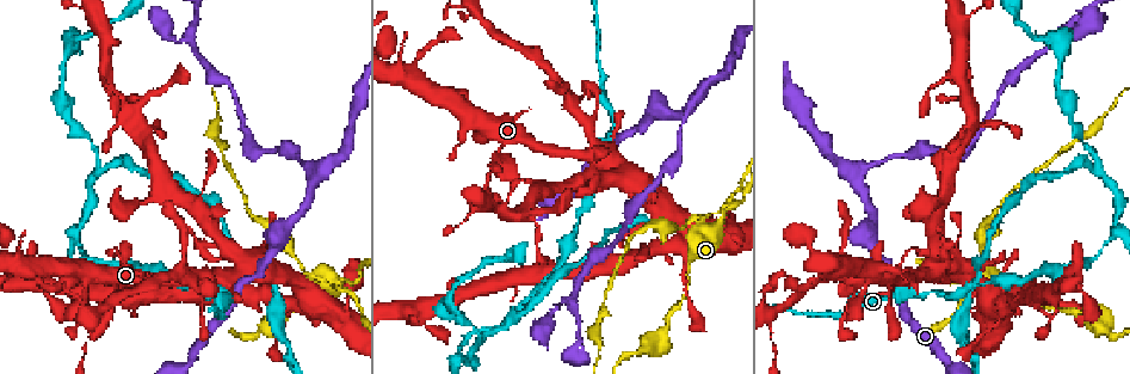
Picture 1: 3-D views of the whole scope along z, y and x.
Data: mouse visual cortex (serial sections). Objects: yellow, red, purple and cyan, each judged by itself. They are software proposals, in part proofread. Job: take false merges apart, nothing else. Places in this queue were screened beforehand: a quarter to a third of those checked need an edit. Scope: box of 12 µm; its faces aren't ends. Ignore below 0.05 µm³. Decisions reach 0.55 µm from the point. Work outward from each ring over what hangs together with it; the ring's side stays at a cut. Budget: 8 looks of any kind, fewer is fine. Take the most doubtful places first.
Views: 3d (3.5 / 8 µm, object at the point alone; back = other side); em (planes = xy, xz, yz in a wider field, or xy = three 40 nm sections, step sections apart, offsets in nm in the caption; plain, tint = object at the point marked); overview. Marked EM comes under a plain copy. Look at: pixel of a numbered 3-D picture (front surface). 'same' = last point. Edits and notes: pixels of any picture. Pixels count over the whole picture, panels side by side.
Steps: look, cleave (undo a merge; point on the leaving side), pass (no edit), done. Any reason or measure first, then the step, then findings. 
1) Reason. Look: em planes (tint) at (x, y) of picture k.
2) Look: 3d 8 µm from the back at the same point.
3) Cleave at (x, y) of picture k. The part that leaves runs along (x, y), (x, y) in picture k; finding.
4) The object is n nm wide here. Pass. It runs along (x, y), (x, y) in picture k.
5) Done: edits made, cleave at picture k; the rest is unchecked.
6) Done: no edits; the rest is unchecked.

Sudden change in width. Look: 3d 8 µm at (697, 96) of picture 1.

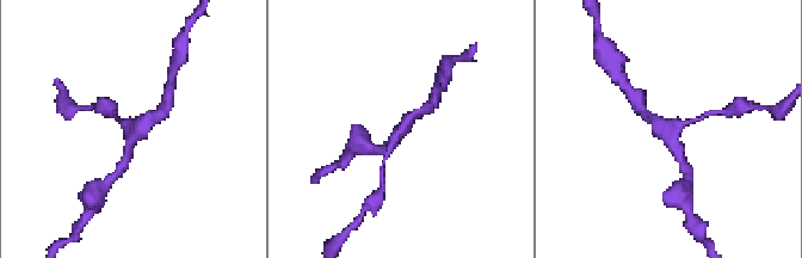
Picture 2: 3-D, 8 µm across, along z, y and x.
Zoom in. Look: 3d 3.5 µm at (136, 130) of picture 2.

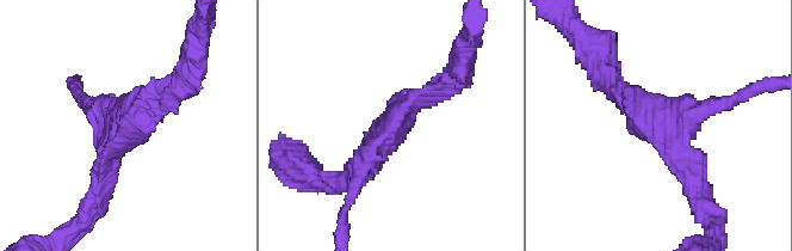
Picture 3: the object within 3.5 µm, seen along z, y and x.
Now the EM. Look: em planes (tint) at (674, 126) of picture 3.

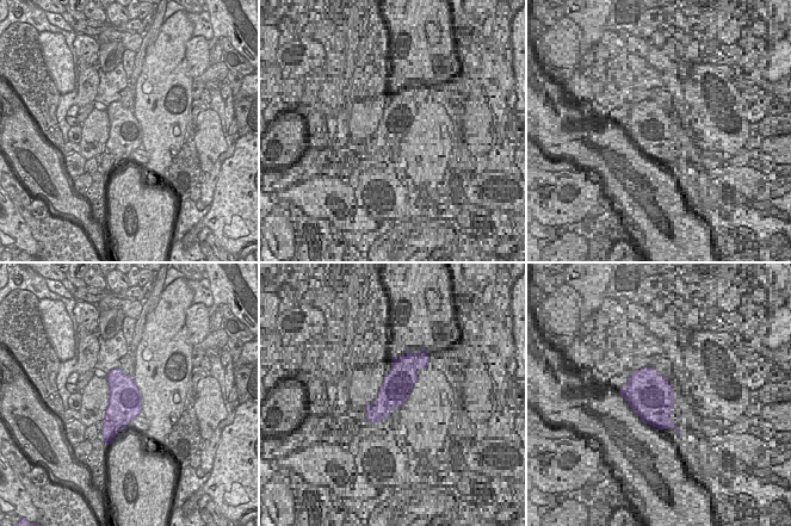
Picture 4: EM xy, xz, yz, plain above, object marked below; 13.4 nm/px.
Pass. It runs along (705, 195), (672, 122), (729, 99) in picture 3; continuous, no second cell.

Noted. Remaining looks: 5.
Thin neck. Look: 3d 3.5 µm at (303, 269) of picture 1.

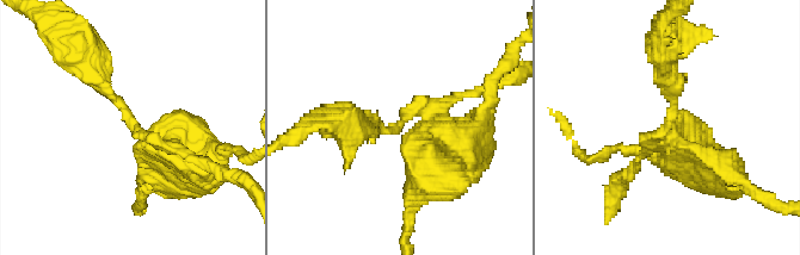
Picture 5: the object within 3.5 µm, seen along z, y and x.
The arms are 250, 450 nm wide. Look: em planes (tint) at (131, 121) of picture 5.

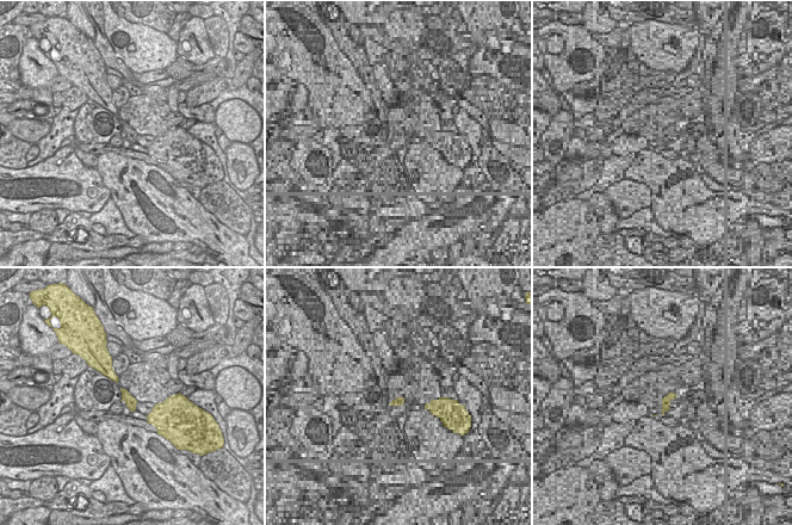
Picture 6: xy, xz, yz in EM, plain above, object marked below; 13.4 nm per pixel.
Cleave at (125, 112) of picture 5. The part that leaves runs along (159, 142), (134, 128), (86, 61) in picture 5; two cells meet here.

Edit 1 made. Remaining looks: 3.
Look: overview.

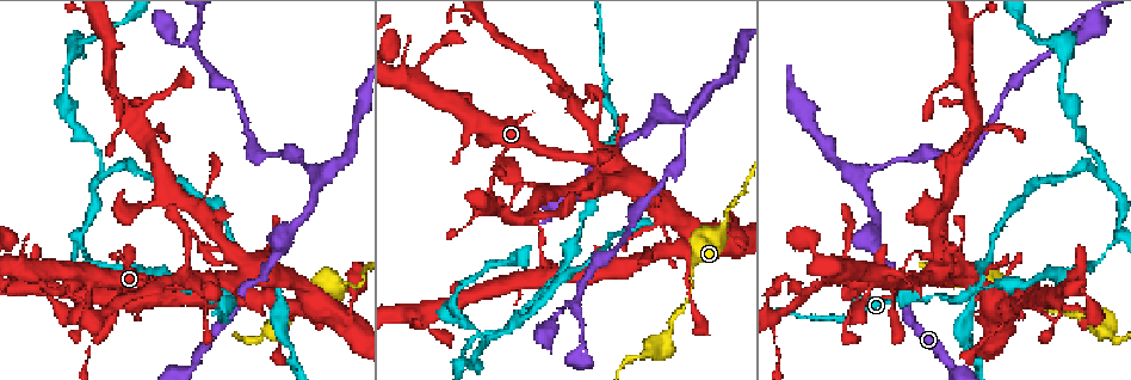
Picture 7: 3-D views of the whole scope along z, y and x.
Arms part here. Look: 3d 3.5 µm at (81, 236) of picture 7.

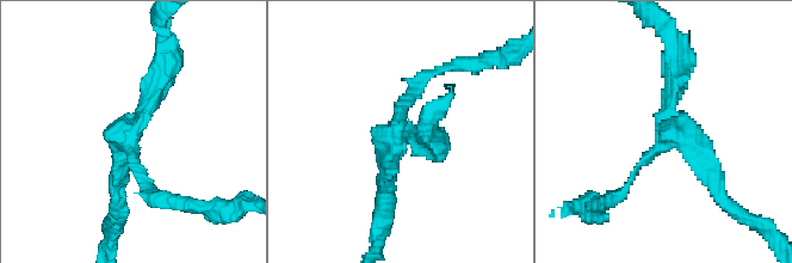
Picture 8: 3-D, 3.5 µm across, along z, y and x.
3 arms meet here; the arms are 150, 200, 200 nm wide; need the tissue. Look: em xy step 3 (tint) at (128, 137) of picture 8.

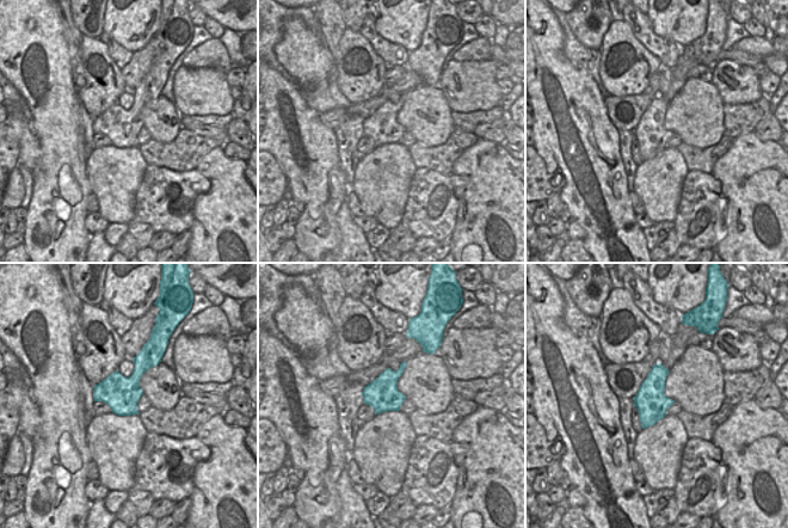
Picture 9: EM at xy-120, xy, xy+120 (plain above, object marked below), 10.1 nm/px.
Pass. Continuous, no second cell.

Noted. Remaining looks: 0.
Done: edits made, cleave at picture 5; the rest is unchecked.

